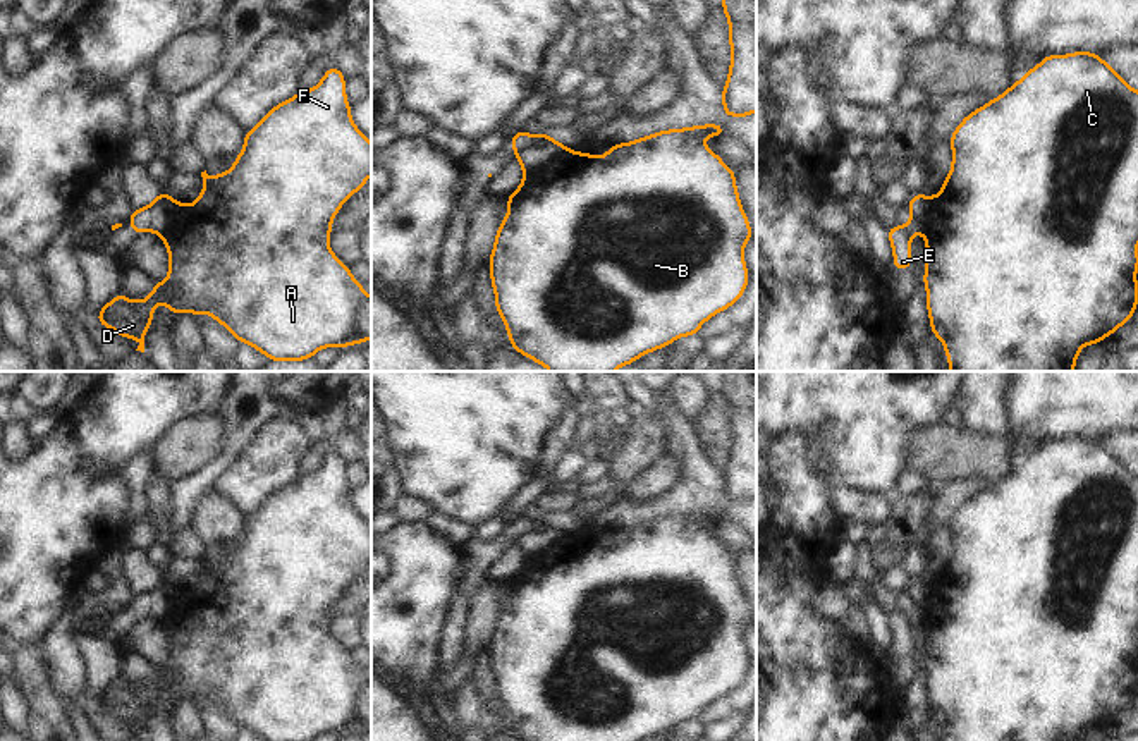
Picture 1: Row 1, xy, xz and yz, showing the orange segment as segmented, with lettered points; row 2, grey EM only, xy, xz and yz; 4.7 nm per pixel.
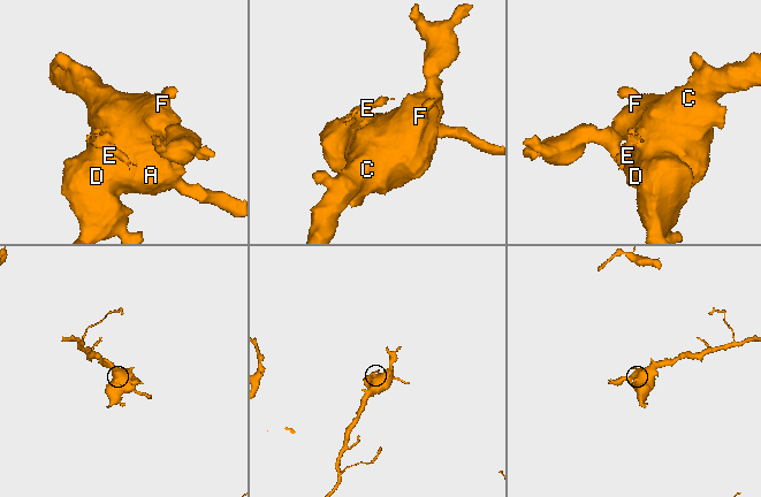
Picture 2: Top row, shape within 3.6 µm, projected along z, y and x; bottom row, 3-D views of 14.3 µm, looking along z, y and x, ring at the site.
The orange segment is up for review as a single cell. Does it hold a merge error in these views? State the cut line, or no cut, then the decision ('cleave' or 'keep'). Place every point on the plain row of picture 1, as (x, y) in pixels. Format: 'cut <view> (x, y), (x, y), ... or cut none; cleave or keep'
cut xz (568, 533), (544, 552), (532, 554), (525, 561); cleave

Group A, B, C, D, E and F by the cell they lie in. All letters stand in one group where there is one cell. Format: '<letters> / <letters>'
A B C D F / E

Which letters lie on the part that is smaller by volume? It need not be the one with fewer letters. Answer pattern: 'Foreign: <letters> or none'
Foreign: E

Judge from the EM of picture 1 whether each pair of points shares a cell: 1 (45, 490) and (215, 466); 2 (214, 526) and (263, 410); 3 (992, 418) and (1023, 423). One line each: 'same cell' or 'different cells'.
1: different cells
2: different cells
3: different cells

